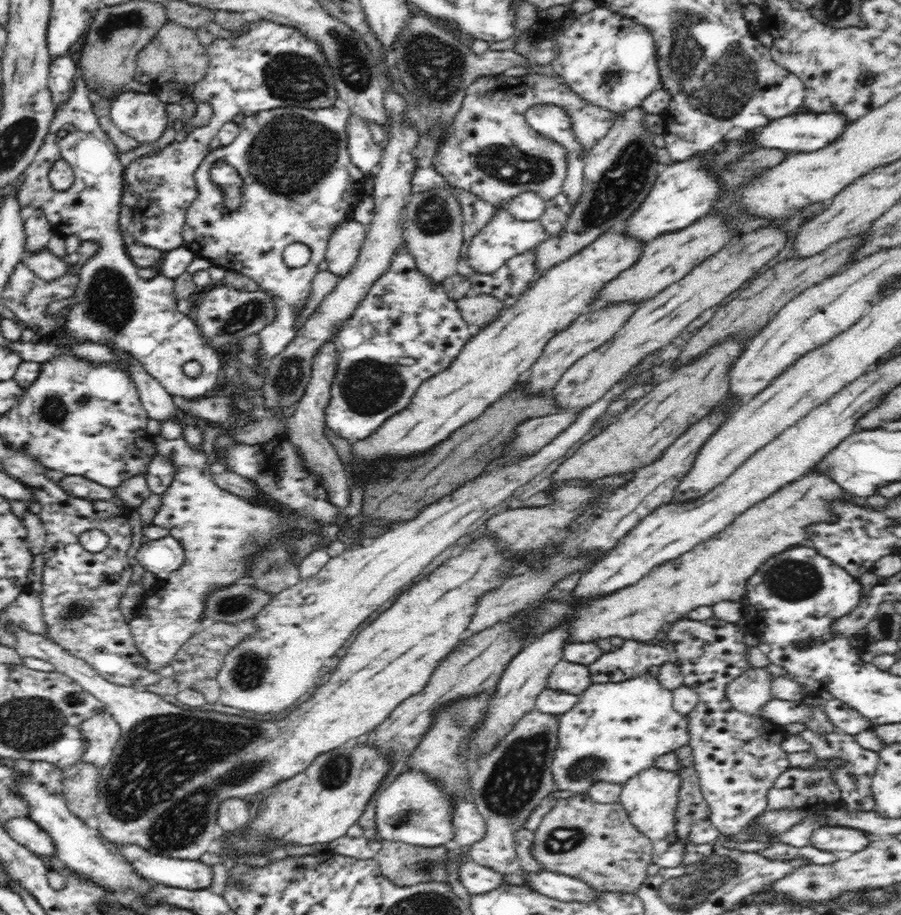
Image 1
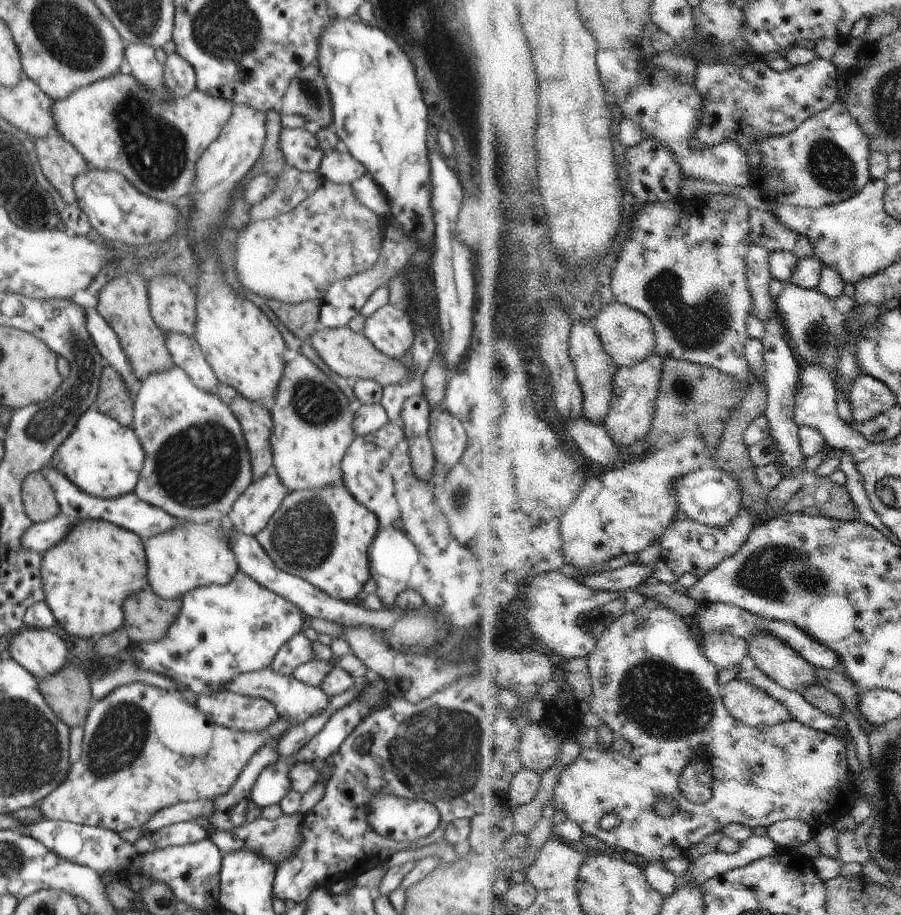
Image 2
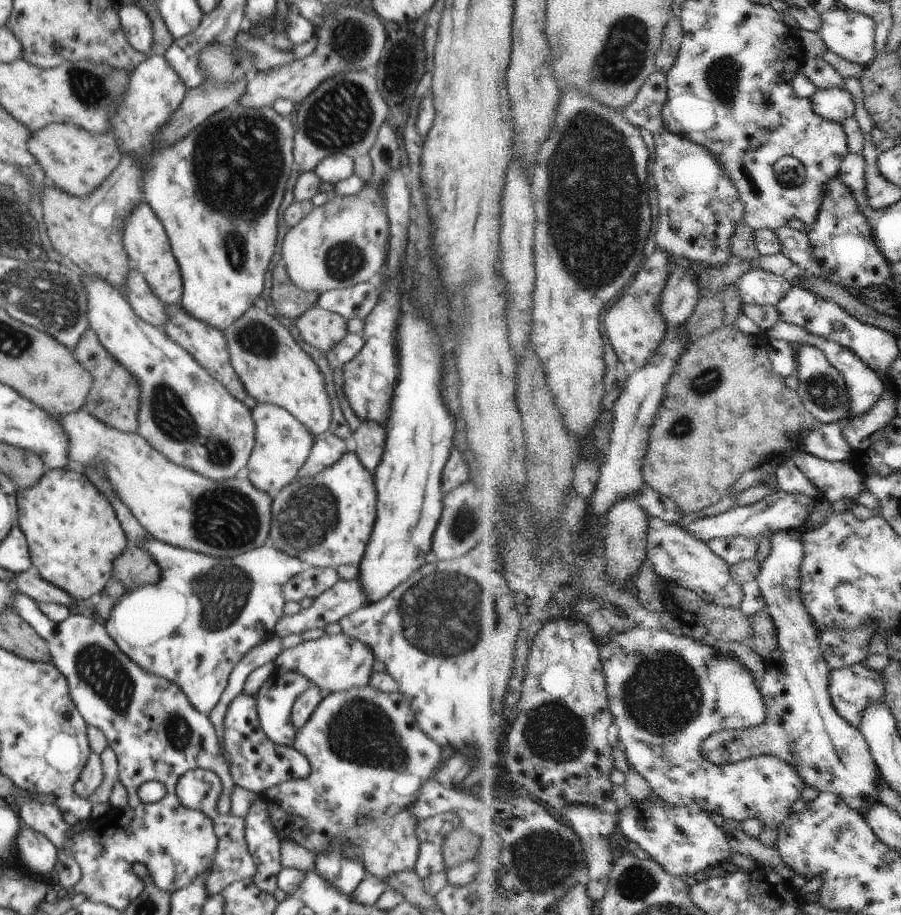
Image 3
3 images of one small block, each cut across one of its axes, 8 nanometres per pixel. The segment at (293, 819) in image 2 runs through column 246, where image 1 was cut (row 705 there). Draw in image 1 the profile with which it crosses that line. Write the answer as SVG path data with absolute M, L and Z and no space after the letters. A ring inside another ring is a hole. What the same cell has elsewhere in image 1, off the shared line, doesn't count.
M832 699L824 704L827 719L842 733L852 736L860 734L862 730L874 727L872 722L859 714L855 709L838 699Z

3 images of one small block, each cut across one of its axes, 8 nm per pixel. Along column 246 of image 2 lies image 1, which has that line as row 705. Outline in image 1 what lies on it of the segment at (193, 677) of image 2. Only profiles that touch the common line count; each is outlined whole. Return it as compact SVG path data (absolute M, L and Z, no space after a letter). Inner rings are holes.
M648 672L624 682L591 683L579 694L578 700L577 706L559 716L557 747L551 764L557 790L586 793L598 781L622 786L641 770L654 767L654 759L688 745L690 740L688 717L674 710L671 691Z

